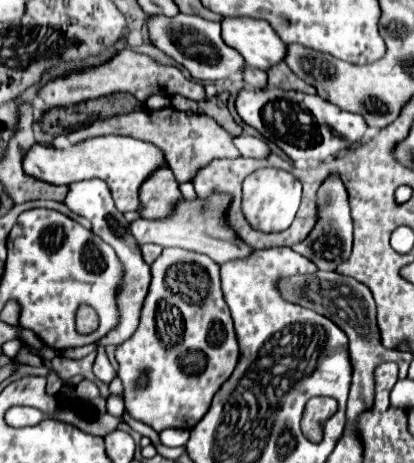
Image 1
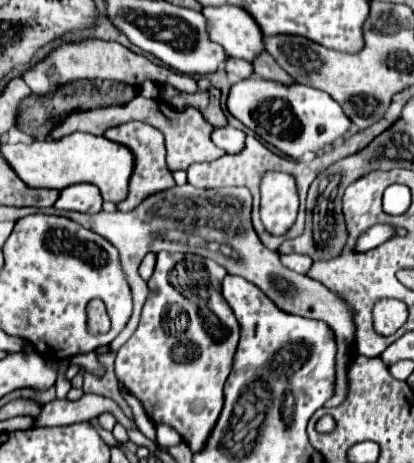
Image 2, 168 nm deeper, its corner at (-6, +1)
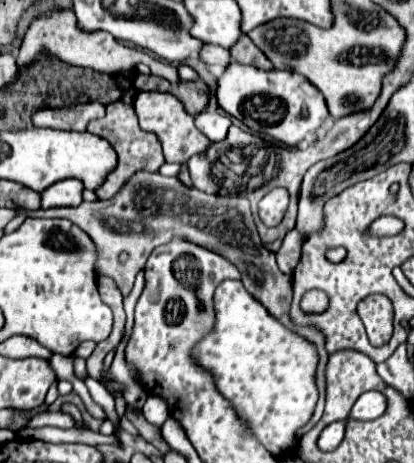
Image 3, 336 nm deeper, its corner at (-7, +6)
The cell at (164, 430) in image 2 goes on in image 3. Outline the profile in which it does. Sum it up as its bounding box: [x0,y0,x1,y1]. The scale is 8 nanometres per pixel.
[141,396,169,426]

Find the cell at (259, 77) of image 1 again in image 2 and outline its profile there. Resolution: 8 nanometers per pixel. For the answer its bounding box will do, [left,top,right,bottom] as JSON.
[224,57,250,79]

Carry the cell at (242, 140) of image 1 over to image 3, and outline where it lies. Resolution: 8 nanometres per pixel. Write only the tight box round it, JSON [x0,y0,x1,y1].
[195,110,231,142]

